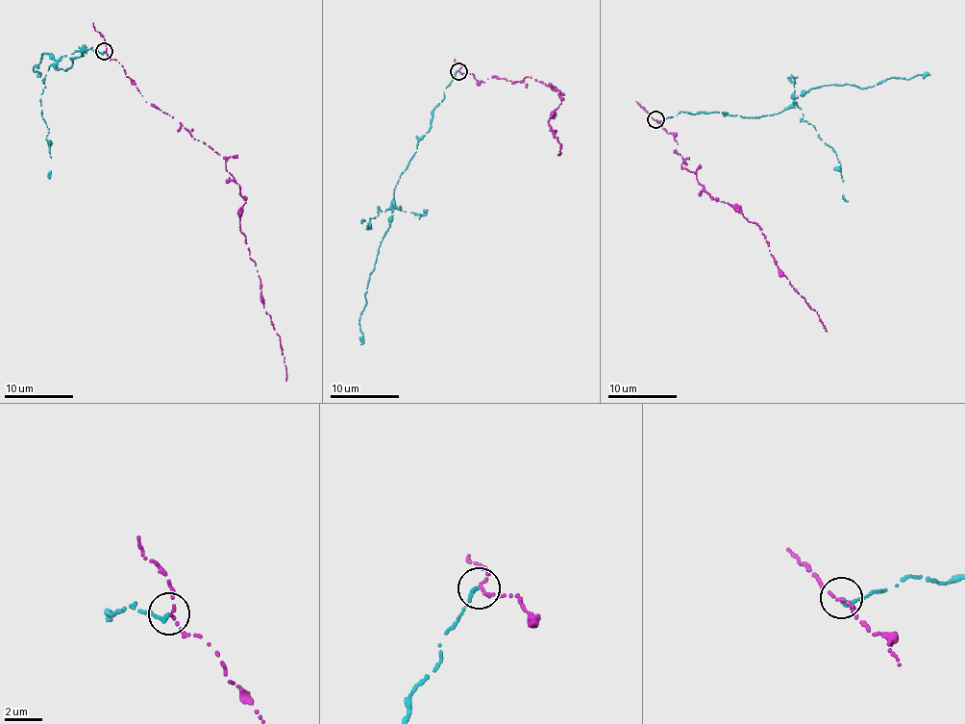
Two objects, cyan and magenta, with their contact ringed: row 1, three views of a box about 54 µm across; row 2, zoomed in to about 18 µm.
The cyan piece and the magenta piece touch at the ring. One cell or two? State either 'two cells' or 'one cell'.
two cells

